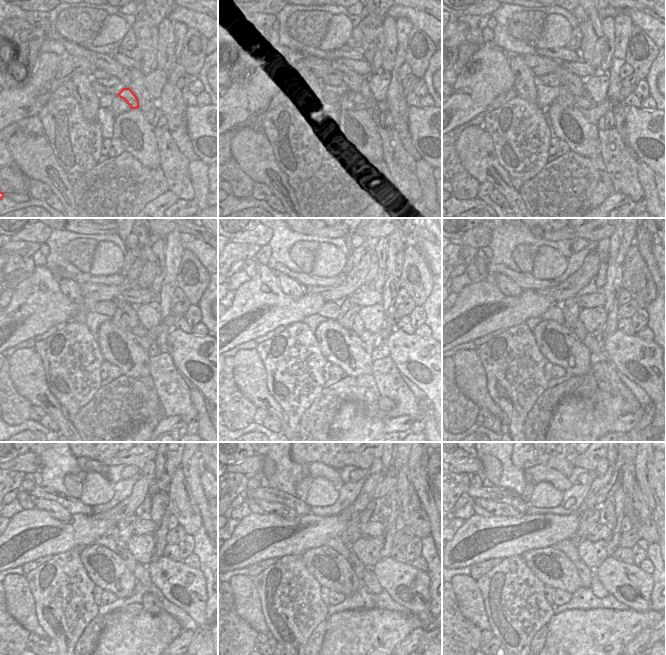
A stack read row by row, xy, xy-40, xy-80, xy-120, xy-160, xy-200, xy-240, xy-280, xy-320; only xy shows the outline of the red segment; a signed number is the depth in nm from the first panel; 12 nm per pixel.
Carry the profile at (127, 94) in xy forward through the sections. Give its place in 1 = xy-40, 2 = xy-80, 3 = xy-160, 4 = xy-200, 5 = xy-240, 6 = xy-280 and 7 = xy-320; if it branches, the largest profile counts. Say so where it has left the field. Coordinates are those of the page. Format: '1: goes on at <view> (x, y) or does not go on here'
1: goes on at xy-40 (356, 98)
2: goes on at xy-80 (584, 102)
3: goes on at xy-160 (365, 335)
4: goes on at xy-200 (594, 344)
5: goes on at xy-240 (141, 573)
6: goes on at xy-280 (370, 580)
7: goes on at xy-320 (597, 588)

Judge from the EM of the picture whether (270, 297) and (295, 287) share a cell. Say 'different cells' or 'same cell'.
different cells

